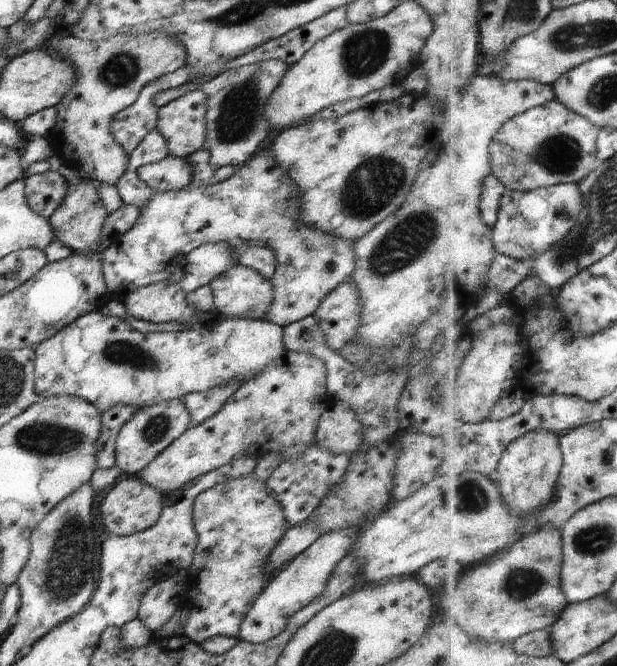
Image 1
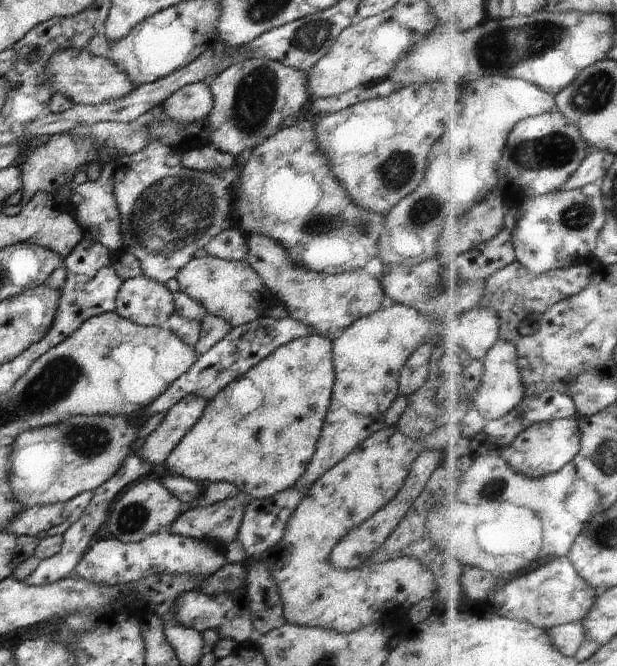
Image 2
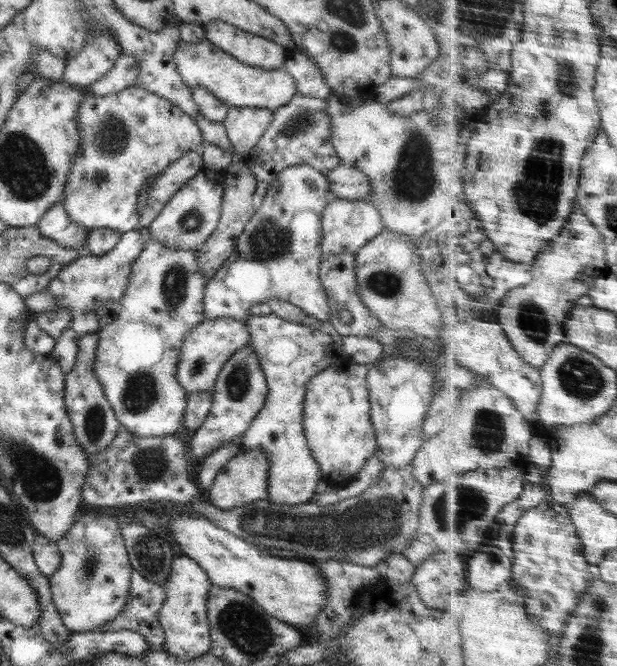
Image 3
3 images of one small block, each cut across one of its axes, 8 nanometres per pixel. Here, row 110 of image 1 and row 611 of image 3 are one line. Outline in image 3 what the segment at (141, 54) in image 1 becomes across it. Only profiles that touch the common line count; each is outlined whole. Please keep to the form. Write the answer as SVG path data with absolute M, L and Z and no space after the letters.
M77 519L72 527L54 543L61 564L48 577L51 600L63 626L70 633L100 630L100 626L116 617L125 604L130 585L129 565L124 542L120 534L113 534L109 544L101 548L89 546L83 534L84 523Z

